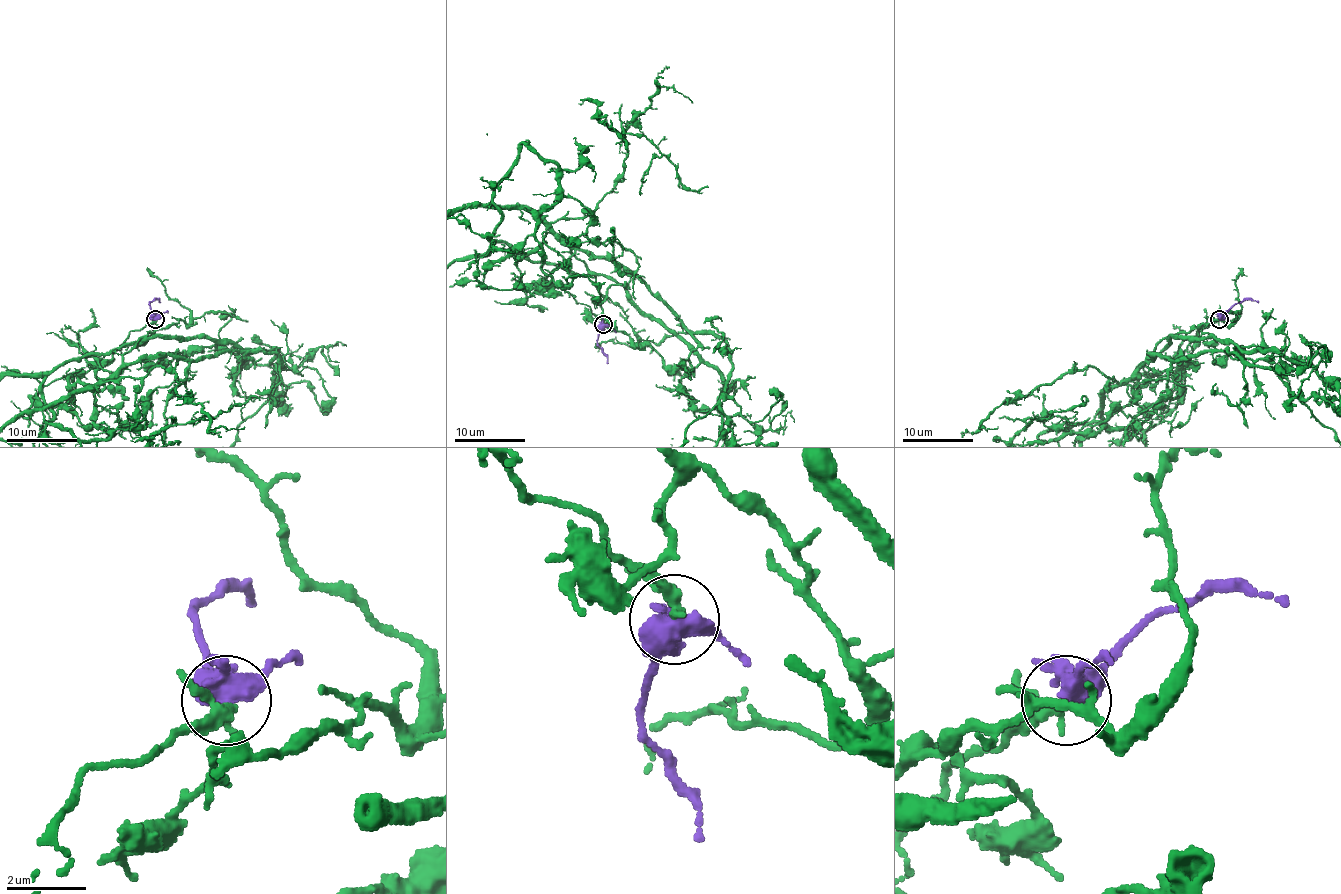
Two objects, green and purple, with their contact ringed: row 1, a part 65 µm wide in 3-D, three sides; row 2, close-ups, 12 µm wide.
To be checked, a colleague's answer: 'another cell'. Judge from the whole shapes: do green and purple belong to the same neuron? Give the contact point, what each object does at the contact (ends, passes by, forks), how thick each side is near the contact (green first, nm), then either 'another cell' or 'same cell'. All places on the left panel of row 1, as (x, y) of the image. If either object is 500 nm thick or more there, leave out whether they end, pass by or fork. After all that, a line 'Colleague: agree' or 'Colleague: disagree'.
(155, 319) | green passes by | purple forks | 240/460 nm | same cell
Colleague: disagree

